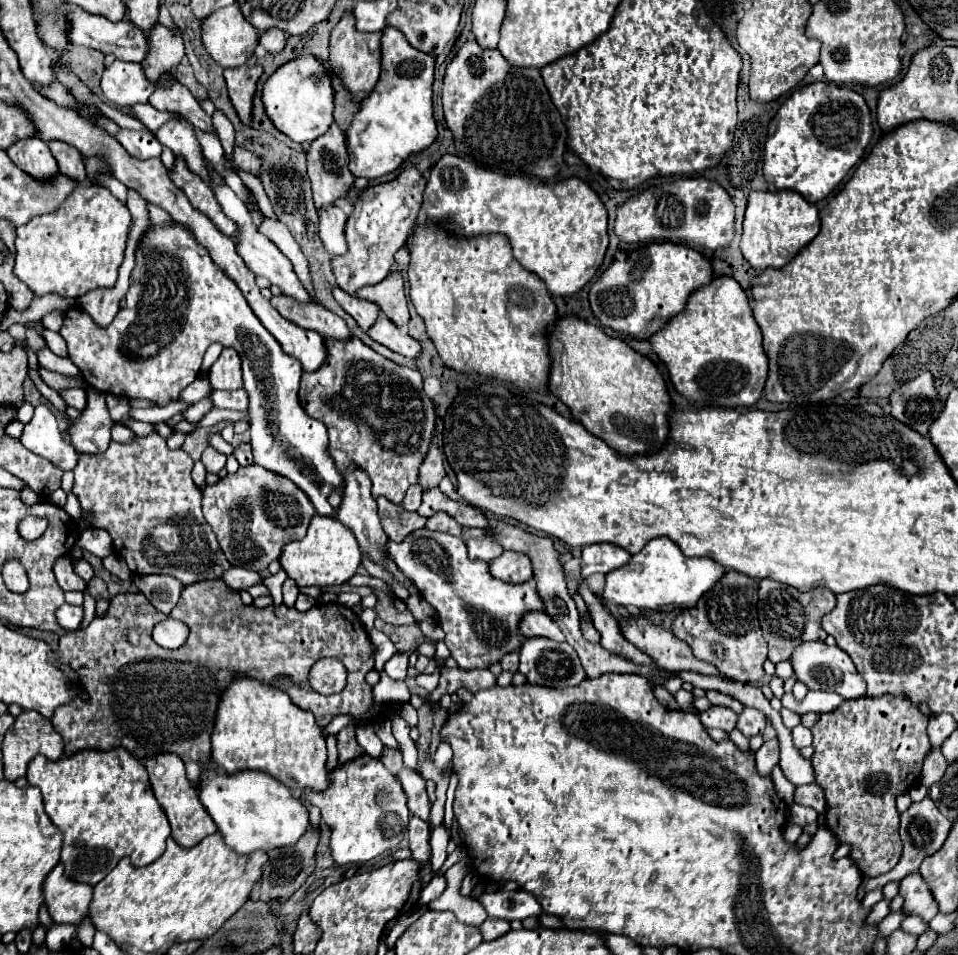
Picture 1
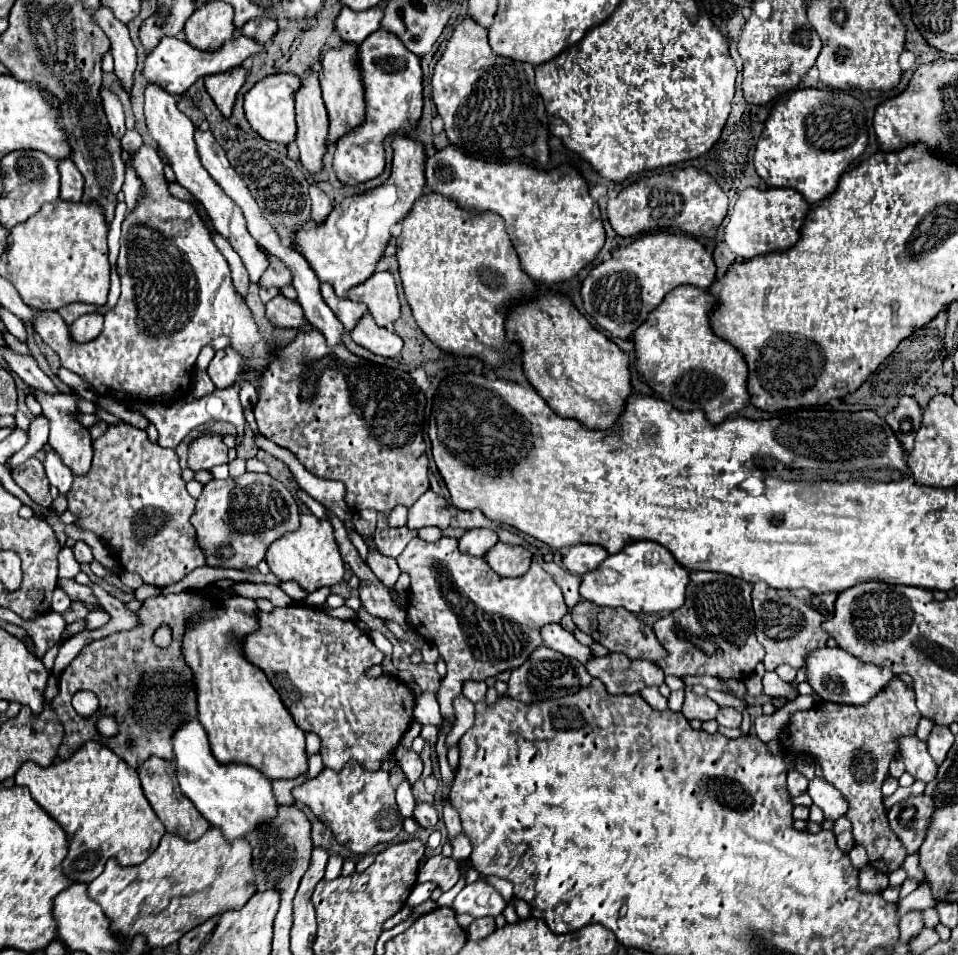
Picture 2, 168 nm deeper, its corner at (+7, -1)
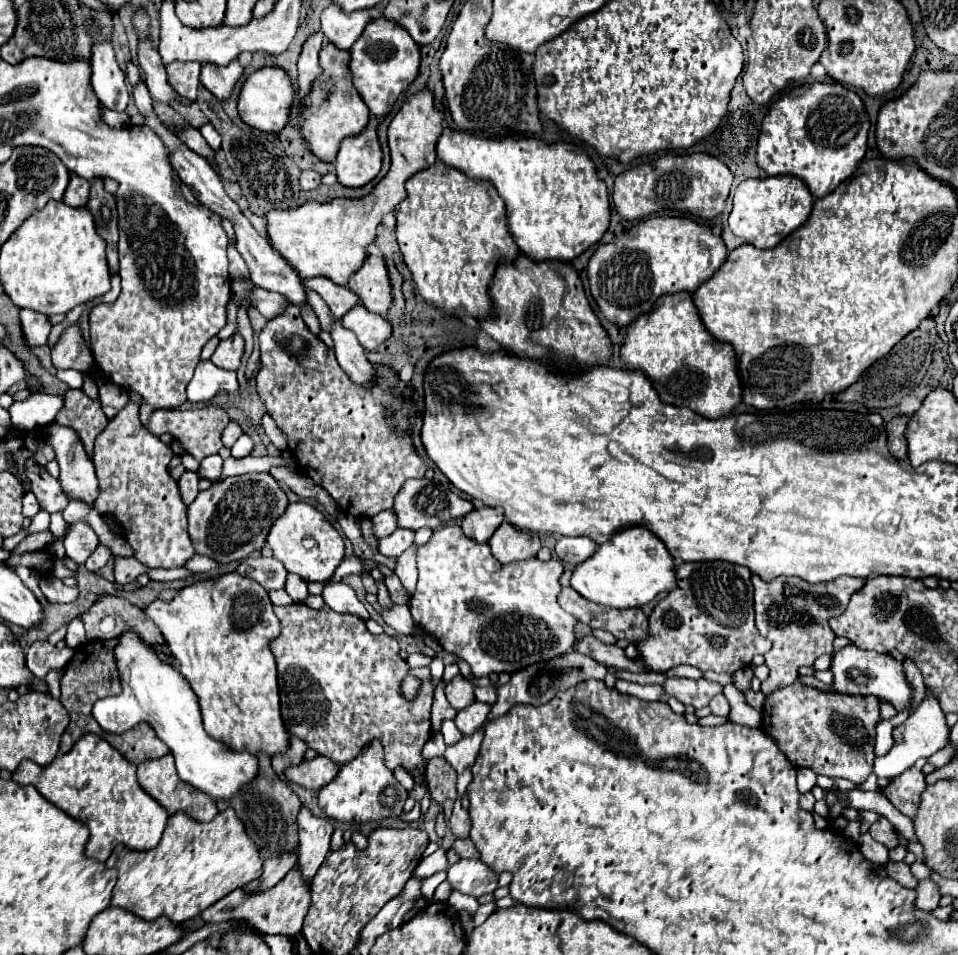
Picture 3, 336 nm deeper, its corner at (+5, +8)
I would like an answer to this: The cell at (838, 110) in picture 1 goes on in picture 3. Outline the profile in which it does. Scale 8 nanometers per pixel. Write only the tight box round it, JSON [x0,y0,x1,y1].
[758,83,868,197]

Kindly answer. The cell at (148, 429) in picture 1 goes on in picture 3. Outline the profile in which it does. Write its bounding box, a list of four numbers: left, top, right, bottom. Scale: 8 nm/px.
[22,491,41,519]

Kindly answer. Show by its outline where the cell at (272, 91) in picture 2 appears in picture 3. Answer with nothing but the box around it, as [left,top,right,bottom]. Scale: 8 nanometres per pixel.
[238,67,294,133]

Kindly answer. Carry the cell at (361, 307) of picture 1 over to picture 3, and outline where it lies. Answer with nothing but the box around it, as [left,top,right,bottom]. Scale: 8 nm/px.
[304,277,358,319]

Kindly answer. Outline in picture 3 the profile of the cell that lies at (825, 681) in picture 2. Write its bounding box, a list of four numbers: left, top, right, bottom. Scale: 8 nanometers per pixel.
[830,643,910,711]

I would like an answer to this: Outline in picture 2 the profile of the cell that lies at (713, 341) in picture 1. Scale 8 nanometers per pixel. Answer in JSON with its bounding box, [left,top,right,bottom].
[632,286,748,424]

